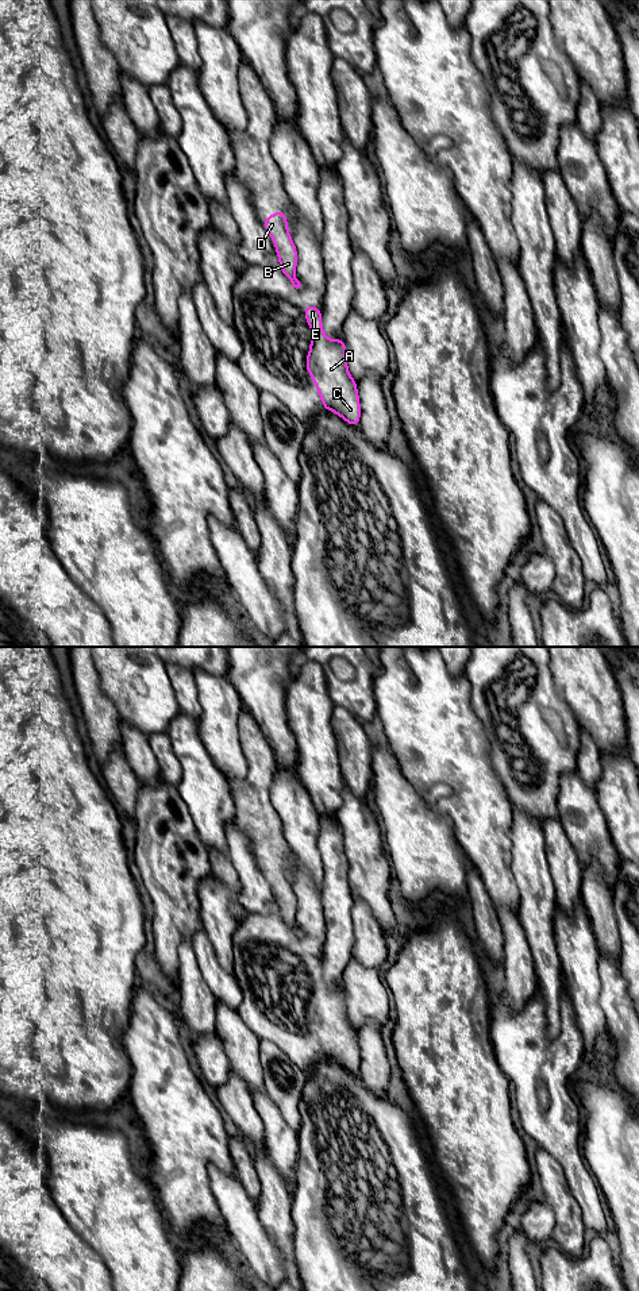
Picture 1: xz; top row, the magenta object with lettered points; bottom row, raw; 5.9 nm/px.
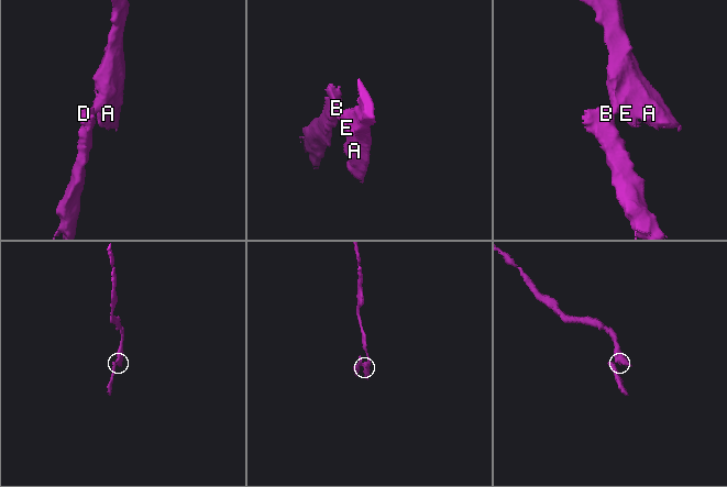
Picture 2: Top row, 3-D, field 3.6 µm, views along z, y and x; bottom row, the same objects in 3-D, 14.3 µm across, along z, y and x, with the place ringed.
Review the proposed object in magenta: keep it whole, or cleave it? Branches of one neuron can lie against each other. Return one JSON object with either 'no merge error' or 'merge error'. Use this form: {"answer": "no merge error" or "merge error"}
{"answer": "merge error"}

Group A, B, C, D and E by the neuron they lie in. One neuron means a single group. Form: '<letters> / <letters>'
A C E / B D

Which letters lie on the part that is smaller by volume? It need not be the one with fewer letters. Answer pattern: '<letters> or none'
B, D

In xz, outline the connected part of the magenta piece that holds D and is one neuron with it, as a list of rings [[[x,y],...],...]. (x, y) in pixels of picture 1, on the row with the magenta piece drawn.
[[[285,211],[273,212],[270,217],[263,219],[263,227],[273,238],[276,244],[276,253],[280,258],[280,267],[290,281],[295,280],[295,270],[297,266],[297,250],[288,232],[288,220],[285,219]]]

